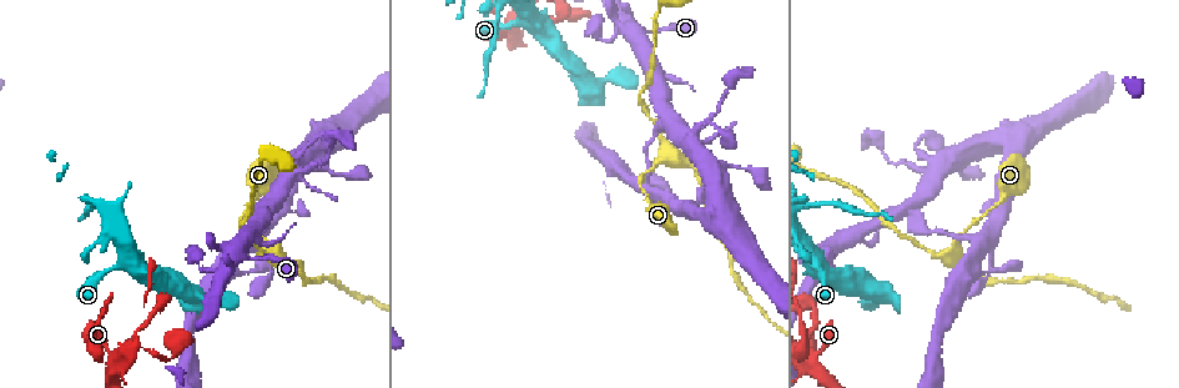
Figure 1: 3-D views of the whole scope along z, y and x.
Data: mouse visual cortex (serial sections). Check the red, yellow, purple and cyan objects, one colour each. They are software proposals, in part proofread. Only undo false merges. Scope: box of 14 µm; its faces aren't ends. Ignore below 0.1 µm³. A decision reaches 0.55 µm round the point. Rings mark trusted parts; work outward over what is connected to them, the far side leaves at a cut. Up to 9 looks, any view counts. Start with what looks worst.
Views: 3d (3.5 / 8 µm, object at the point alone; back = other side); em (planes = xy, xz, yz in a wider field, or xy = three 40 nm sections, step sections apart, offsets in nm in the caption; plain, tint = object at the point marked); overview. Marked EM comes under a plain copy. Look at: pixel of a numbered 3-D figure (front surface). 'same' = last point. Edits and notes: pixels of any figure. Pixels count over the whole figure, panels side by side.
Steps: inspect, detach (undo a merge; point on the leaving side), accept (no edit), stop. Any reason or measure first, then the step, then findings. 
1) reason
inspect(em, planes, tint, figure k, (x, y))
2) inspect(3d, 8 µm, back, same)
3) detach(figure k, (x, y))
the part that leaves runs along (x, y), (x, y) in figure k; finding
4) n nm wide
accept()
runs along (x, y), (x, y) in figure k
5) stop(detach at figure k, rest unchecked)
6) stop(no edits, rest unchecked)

abrupt turn
inspect(3d, 3.5 µm, back, figure 1, (809, 206))

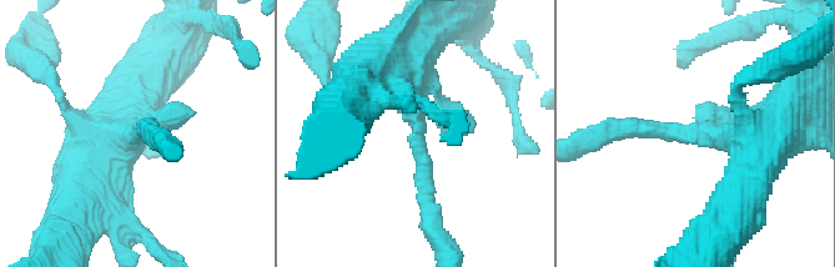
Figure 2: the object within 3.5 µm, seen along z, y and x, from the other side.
arms of 200, 500 nm
inspect(em, xy, step 3, tint, figure 2, (697, 132))

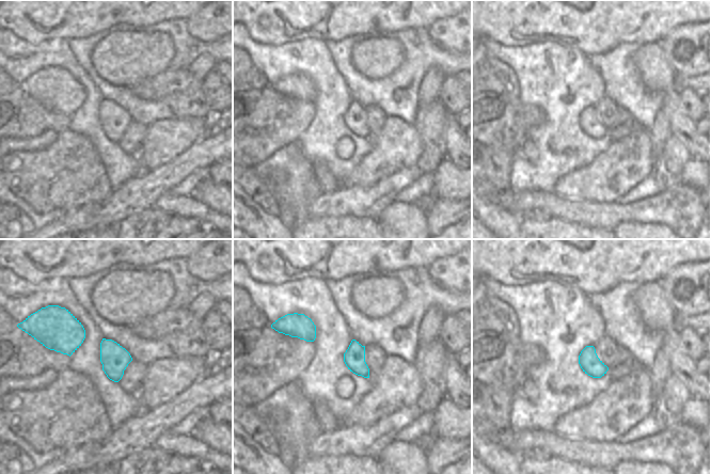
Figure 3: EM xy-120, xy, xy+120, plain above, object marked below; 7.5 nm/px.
accept()
all the same cell

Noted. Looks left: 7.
three-way junction
inspect(3d, 3.5 µm, figure 1, (670, 157))

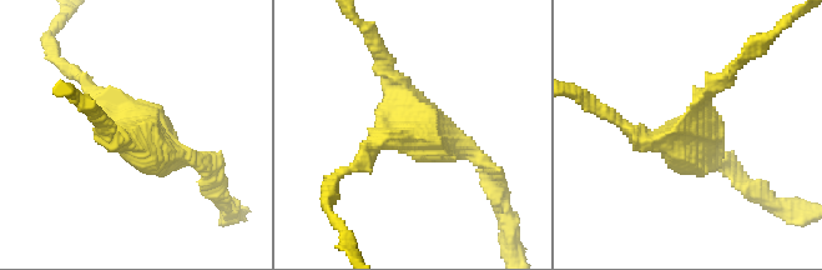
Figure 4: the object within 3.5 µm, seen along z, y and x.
3 arms; arms of 200, 250, 250 nm; shape alone is not enough
inspect(em, planes, tint, figure 4, (689, 128))

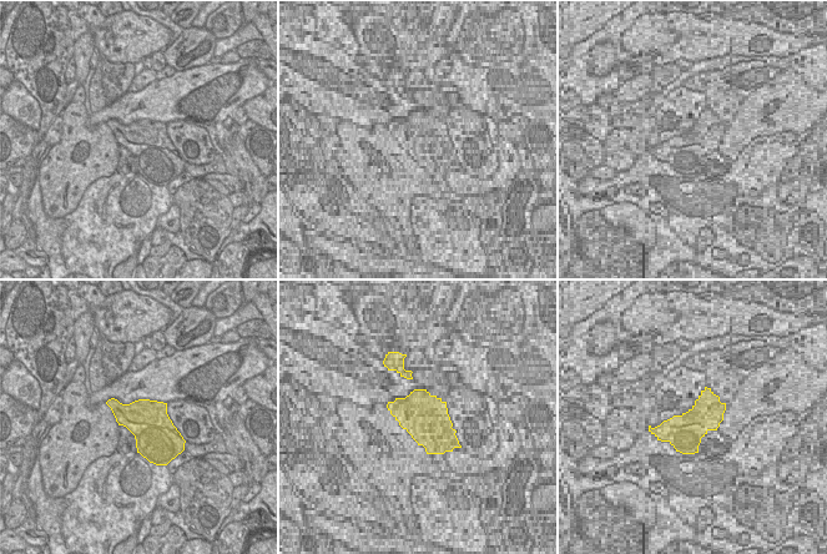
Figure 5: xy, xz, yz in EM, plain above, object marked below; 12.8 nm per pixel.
accept()
one cell here

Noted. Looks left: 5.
thick turns thin
inspect(3d, 3.5 µm, figure 1, (113, 359))

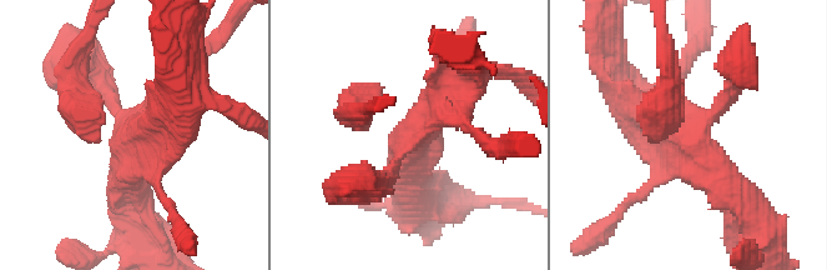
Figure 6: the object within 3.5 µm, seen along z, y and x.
4 arms; arms of 250, 250, 450, 500 nm; need the tissue
inspect(em, xy, step 2, tint, figure 6, (698, 132))

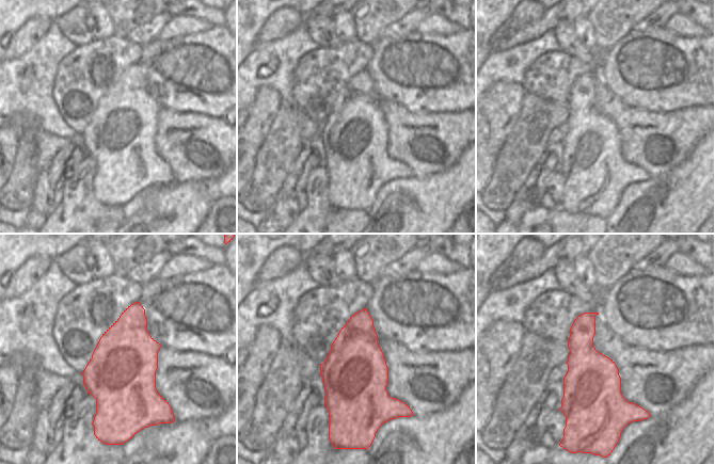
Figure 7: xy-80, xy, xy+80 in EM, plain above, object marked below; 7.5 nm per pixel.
accept()
runs along (373, 188), (460, 85) in figure 6; one cell here

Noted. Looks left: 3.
abrupt turn
inspect(3d, 3.5 µm, back, figure 1, (1008, 137))

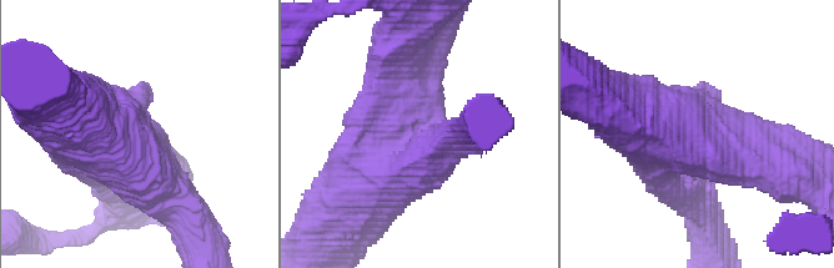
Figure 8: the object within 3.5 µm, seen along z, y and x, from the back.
now the EM
inspect(em, xy, step 2, tint, figure 8, (397, 134))

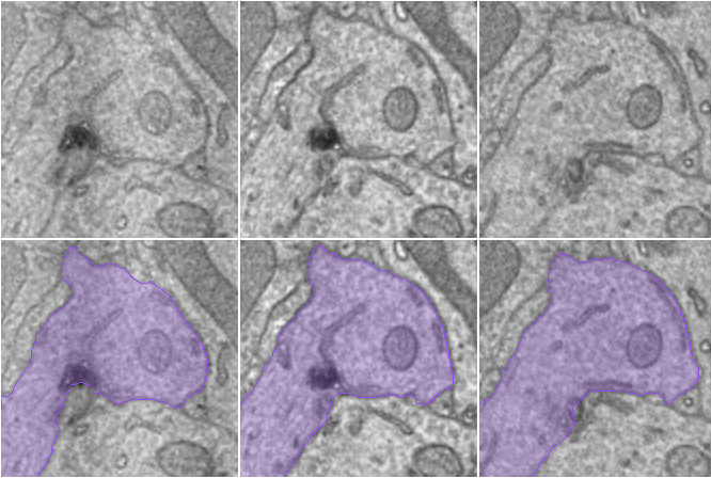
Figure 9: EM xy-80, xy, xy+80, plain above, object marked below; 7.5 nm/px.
cut it another way
inspect(em, xy, step 1, tint, same)

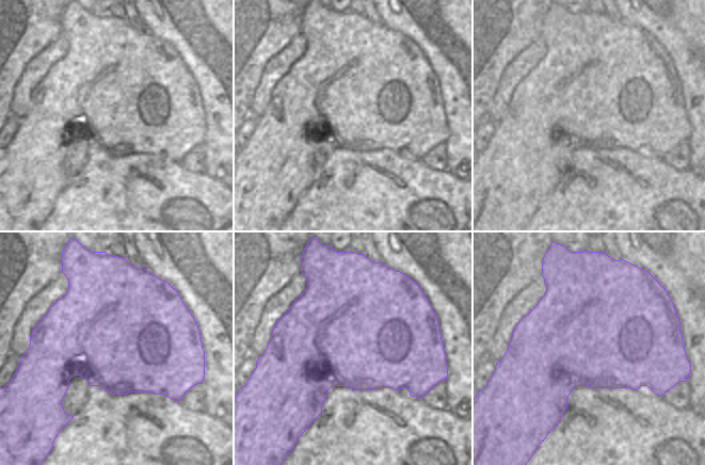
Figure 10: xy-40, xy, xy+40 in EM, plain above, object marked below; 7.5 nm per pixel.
accept()
runs along (410, 41), (406, 111), (460, 134) in figure 8; one cell here

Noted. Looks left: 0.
stop(no edits, rest unchecked)

